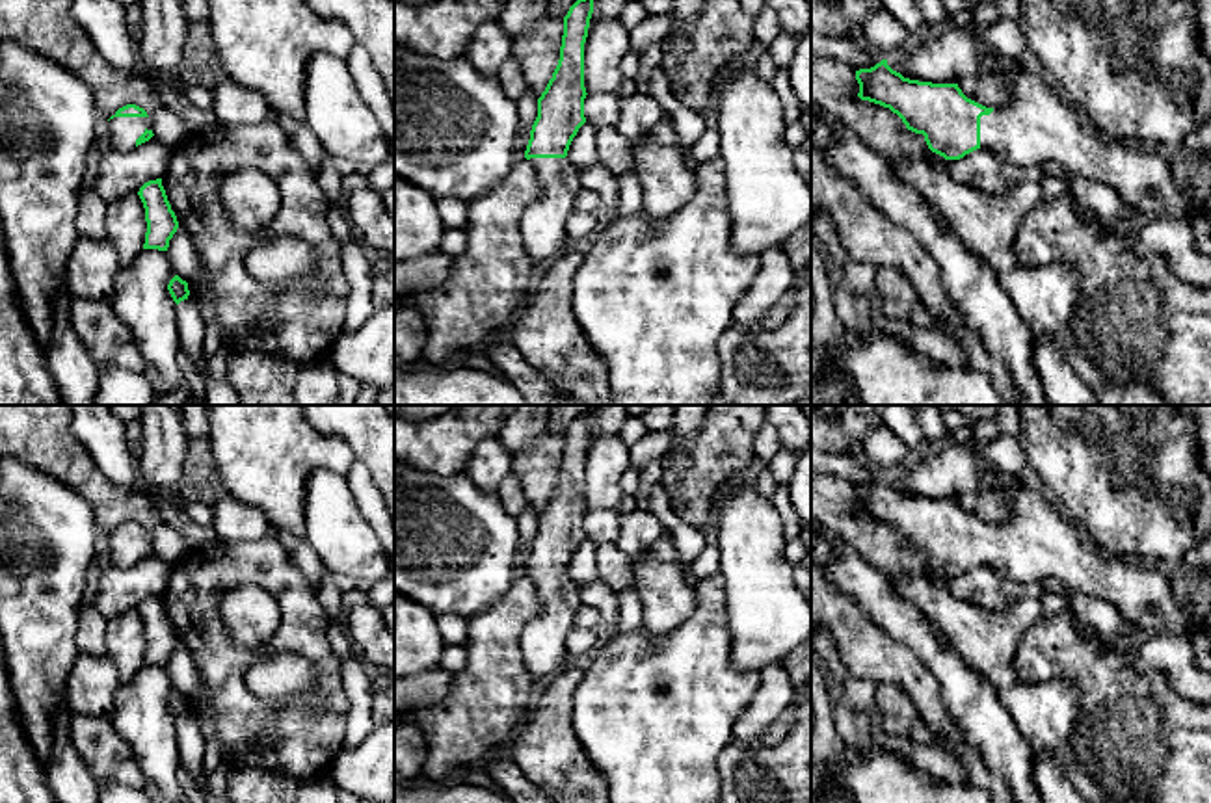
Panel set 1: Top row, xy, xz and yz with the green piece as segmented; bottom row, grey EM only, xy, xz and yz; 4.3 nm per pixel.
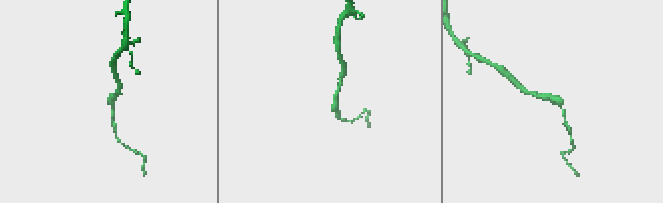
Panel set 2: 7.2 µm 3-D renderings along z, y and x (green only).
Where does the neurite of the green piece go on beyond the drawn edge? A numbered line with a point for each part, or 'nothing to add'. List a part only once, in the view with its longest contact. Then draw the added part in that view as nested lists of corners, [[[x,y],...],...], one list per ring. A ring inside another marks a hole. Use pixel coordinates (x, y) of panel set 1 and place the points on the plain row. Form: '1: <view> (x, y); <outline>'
1: yz (1037, 543); [[[986,461],[986,485],[1003,489],[1010,496],[1010,517],[980,533],[980,563],[991,565],[1016,582],[1038,587],[1044,580],[1058,580],[1116,608],[1129,626],[1151,634],[1185,634],[1192,645],[1196,664],[1211,673],[1211,628],[1204,617],[1174,593],[1172,582],[1150,571],[1140,559],[1125,559],[1103,552],[1083,530],[1062,517],[1042,493],[1021,487]]]

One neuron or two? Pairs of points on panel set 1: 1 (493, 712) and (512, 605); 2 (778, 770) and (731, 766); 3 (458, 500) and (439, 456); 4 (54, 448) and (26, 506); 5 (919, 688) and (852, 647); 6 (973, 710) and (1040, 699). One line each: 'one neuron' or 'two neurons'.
1: one neuron
2: one neuron
3: two neurons
4: two neurons
5: one neuron
6: two neurons

